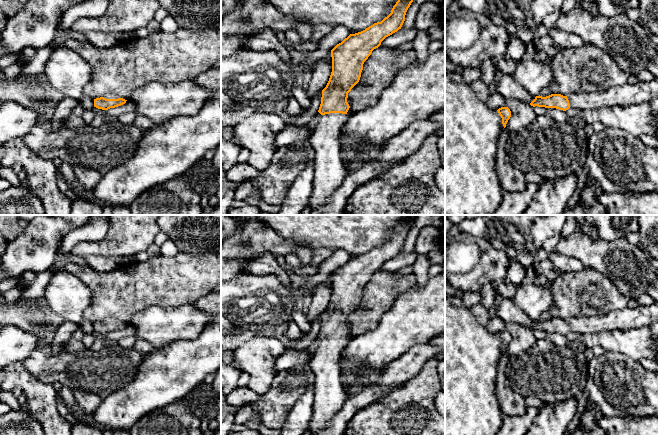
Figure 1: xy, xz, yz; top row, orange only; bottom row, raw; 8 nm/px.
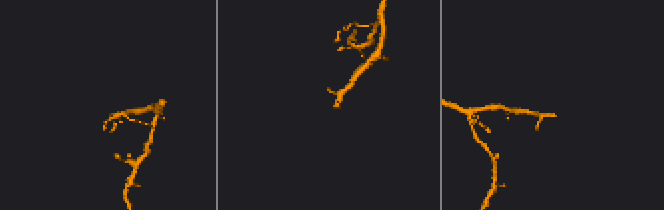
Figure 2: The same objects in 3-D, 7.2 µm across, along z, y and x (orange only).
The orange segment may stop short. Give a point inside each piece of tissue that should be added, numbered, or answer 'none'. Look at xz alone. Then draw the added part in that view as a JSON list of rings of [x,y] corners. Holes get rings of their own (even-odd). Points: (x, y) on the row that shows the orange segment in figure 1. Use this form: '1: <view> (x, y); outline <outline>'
1: xz (329, 172); outline [[[342,113],[322,115],[309,141],[314,150],[313,193],[308,207],[318,209],[343,183],[347,171],[341,159],[339,138],[348,116]]]

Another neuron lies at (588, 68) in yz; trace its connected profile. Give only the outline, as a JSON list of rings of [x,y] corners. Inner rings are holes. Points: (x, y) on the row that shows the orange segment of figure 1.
[[[593,44],[561,48],[551,58],[550,66],[552,94],[563,96],[603,92],[626,85],[629,78],[607,52]]]

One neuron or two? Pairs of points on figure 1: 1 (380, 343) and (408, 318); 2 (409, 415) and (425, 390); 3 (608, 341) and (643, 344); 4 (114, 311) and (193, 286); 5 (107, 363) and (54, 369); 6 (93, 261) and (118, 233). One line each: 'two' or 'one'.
1: one
2: one
3: one
4: one
5: one
6: two

